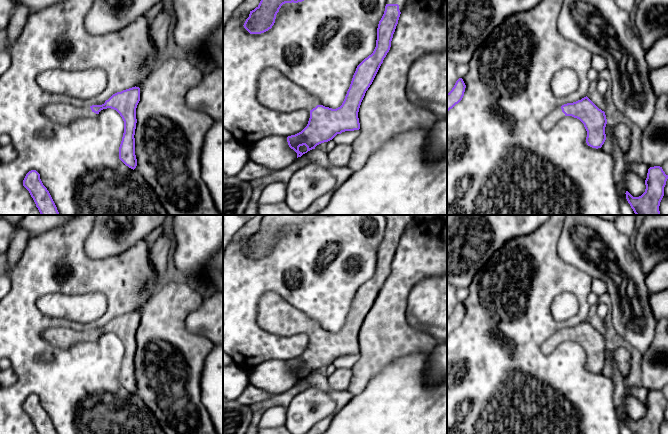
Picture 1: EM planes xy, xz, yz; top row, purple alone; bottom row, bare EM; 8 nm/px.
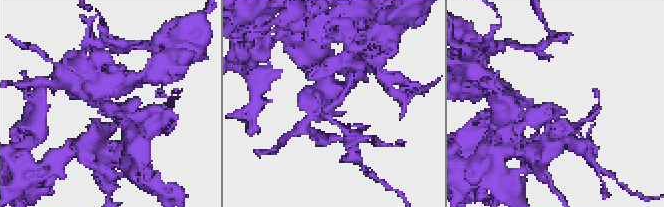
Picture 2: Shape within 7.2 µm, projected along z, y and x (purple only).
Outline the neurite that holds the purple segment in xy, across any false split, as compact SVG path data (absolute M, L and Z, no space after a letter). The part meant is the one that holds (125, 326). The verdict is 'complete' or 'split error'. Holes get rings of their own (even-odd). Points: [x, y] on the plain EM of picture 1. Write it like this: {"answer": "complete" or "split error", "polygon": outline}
{"answer": "split error", "polygon": "M132 311L113 318L102 329L75 331L66 327L48 328L43 331L43 338L50 344L61 349L69 349L76 343L95 343L101 334L111 332L116 334L124 345L124 357L119 371L119 383L129 392L135 393L136 332L140 325L140 312Z"}

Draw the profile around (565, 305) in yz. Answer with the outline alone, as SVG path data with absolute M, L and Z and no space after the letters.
M570 292L560 293L552 302L551 312L555 320L563 322L577 314L579 304Z

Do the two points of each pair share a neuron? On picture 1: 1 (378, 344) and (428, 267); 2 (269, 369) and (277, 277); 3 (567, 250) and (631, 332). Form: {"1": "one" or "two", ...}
{"1": "one", "2": "two", "3": "one"}

